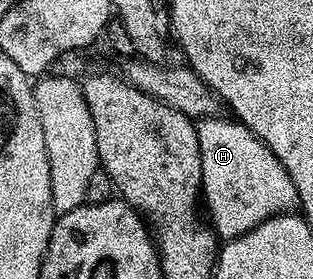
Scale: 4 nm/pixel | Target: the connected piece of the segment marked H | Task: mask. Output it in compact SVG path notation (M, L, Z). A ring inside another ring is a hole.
M219 114L202 117L196 123L195 129L197 142L201 146L201 174L203 175L201 196L205 201L205 208L207 204L208 210L211 211L210 223L213 225L216 237L228 241L234 240L236 236L251 228L256 228L262 220L290 213L296 207L297 197L293 178L289 178L277 154L273 154L273 150L269 150L269 146L265 146L261 138L257 138L238 120L234 118L222 120L221 117L222 115Z

